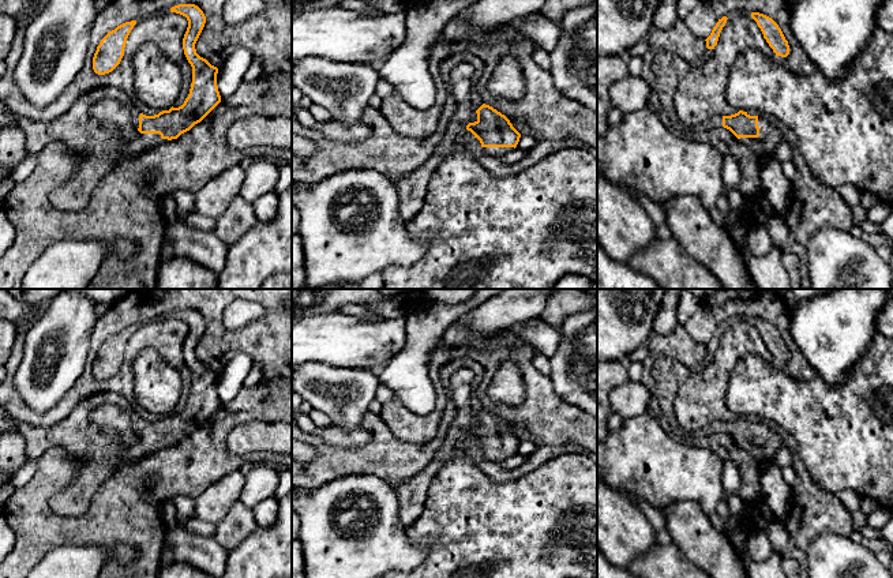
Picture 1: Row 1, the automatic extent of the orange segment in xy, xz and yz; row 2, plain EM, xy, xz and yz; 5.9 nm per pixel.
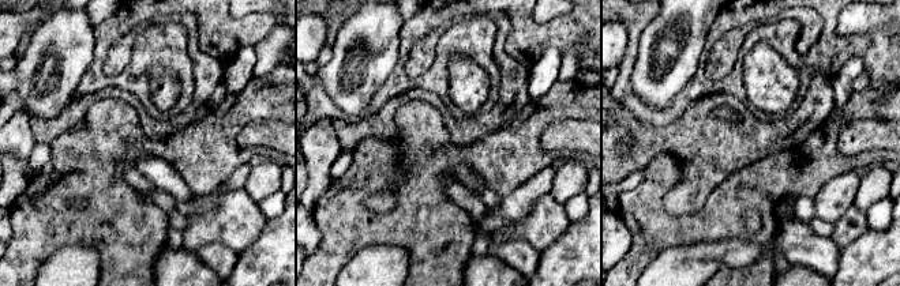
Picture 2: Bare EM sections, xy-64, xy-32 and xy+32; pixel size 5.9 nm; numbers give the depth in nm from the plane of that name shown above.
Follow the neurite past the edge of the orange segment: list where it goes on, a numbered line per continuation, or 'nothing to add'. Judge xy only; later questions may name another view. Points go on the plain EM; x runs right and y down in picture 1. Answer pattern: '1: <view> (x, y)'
1: xy (100, 453)

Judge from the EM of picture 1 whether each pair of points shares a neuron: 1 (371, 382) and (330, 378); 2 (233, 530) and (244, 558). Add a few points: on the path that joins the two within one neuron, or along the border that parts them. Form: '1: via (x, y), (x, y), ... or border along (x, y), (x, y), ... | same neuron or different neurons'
1: via (361, 382), (340, 379) | same neuron
2: border along (258, 529), (228, 552) | different neurons

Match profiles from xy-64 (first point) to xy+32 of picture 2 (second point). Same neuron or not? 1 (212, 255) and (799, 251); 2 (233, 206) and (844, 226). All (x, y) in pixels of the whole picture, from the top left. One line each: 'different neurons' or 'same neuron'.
1: same neuron
2: same neuron

